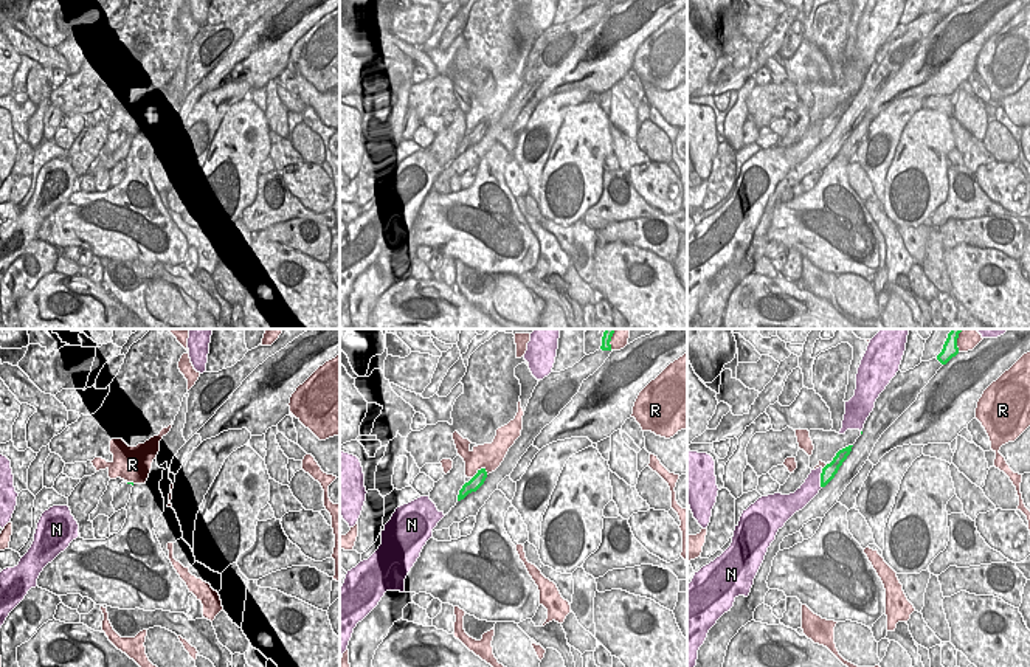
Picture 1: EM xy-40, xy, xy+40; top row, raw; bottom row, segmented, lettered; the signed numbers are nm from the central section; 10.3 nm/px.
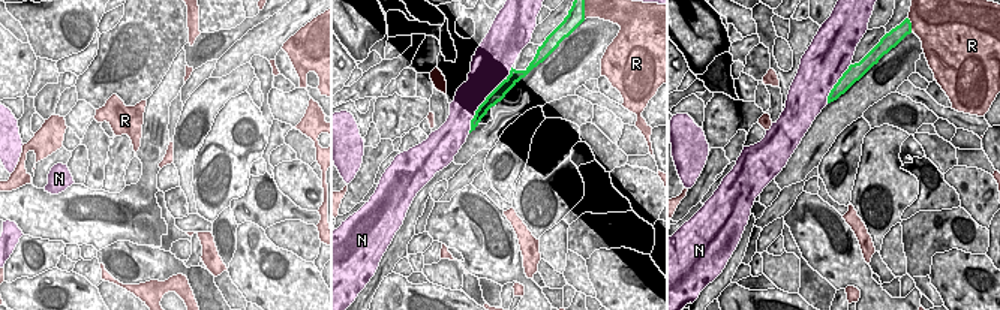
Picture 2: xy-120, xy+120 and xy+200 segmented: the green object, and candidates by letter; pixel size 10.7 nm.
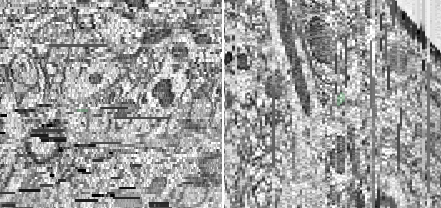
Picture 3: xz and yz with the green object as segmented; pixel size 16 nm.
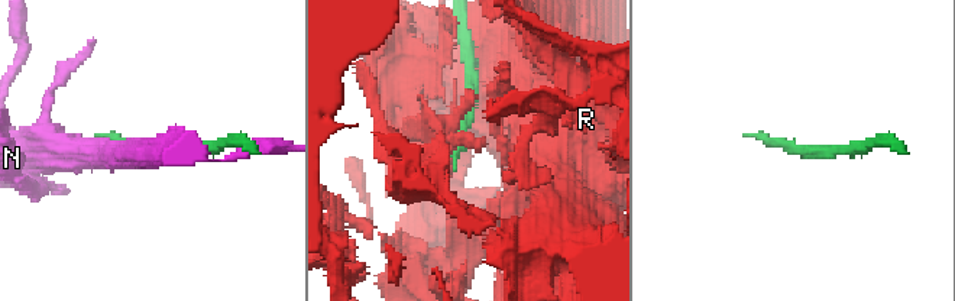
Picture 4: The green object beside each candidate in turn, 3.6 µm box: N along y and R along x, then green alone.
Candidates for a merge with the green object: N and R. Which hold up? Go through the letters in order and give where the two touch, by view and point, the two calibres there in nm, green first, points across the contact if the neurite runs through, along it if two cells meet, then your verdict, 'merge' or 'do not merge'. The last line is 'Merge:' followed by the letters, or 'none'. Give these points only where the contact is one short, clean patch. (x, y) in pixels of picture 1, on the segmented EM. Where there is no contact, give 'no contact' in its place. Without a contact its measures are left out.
N: xy+40 (821, 478) | 140/190 nm | do not merge
R: xy (478, 472) | 140/280 nm | do not merge
Merge: none

